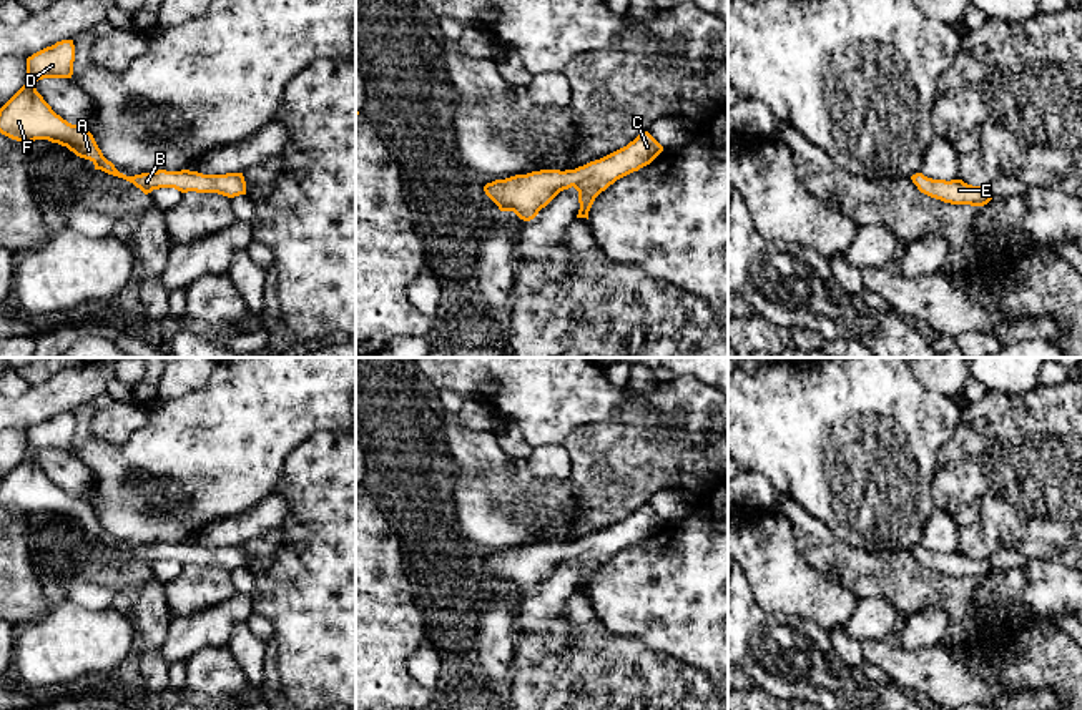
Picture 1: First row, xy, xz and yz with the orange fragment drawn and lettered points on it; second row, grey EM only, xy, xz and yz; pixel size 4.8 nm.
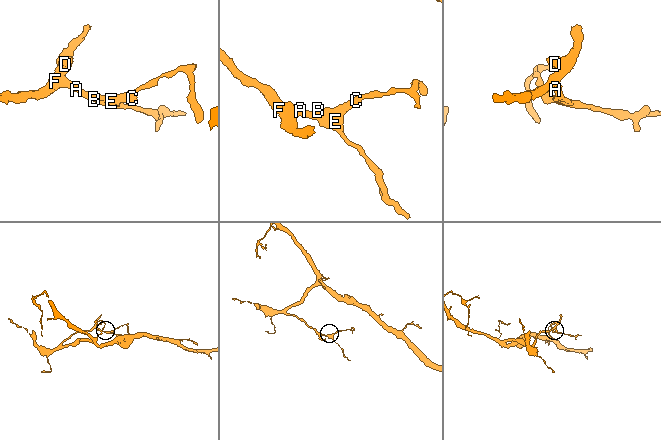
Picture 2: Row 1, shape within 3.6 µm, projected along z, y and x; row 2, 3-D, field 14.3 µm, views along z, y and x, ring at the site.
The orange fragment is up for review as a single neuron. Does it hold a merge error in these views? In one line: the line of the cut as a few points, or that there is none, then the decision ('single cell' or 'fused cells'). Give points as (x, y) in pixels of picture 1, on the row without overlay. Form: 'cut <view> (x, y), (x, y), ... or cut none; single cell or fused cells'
cut none; single cell

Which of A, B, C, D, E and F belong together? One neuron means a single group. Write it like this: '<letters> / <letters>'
A B C D E F

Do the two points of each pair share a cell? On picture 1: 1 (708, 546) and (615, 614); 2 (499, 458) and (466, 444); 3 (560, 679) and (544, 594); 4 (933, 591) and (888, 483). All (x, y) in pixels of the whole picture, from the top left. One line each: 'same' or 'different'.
1: same
2: same
3: different
4: different

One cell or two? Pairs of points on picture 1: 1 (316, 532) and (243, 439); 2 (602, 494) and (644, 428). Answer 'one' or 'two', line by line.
1: two
2: one

